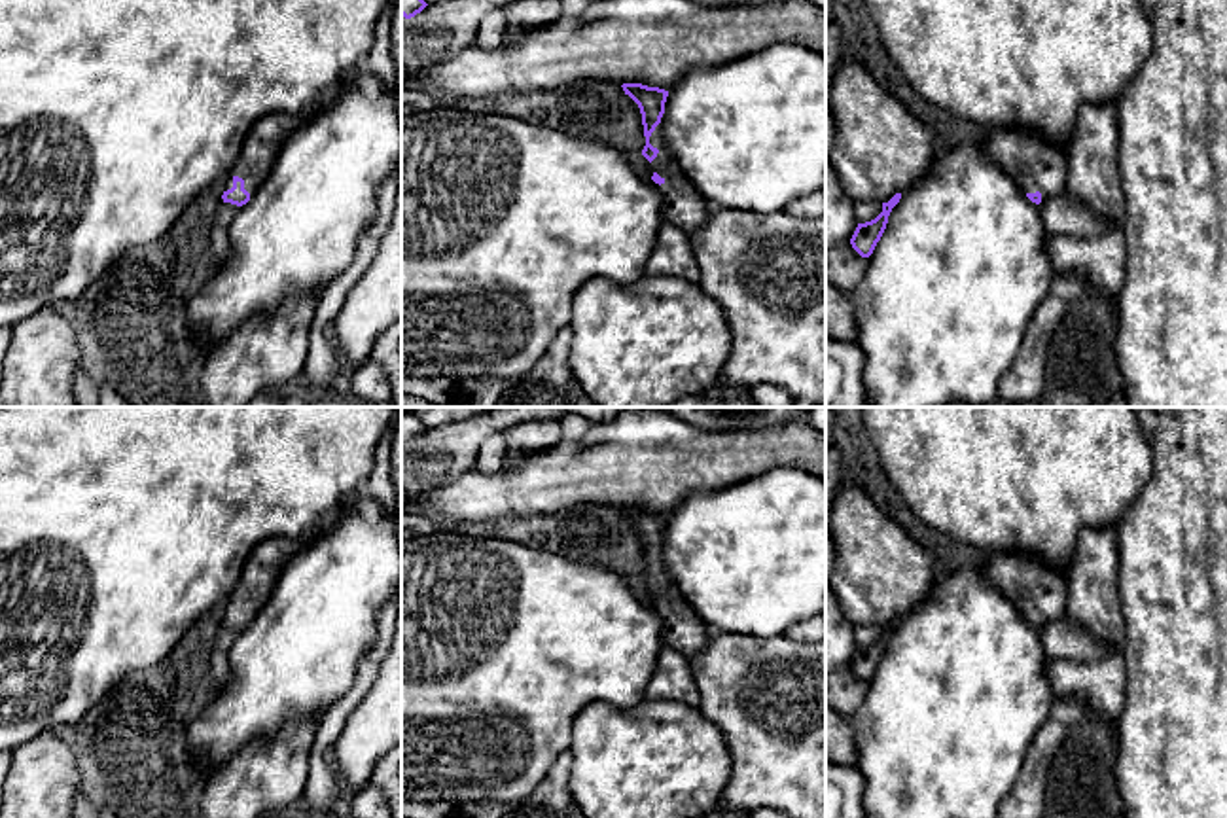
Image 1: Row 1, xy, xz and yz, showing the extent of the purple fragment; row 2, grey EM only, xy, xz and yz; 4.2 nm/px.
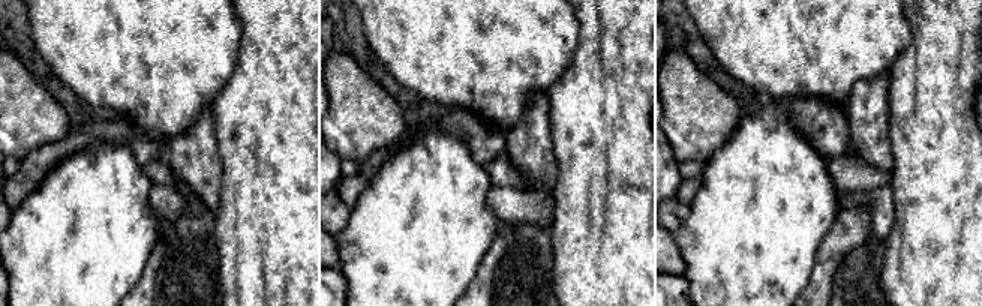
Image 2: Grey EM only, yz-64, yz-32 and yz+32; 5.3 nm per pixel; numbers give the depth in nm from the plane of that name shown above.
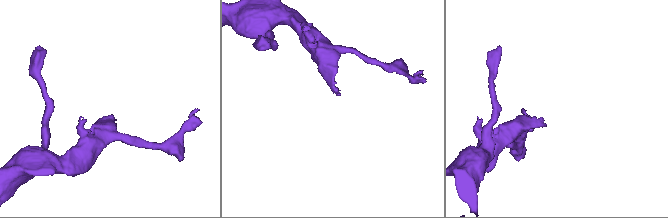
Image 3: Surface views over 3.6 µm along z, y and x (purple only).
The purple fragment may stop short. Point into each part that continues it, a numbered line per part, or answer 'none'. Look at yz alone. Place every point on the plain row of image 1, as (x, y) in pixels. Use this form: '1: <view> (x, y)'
1: yz (1036, 589)

